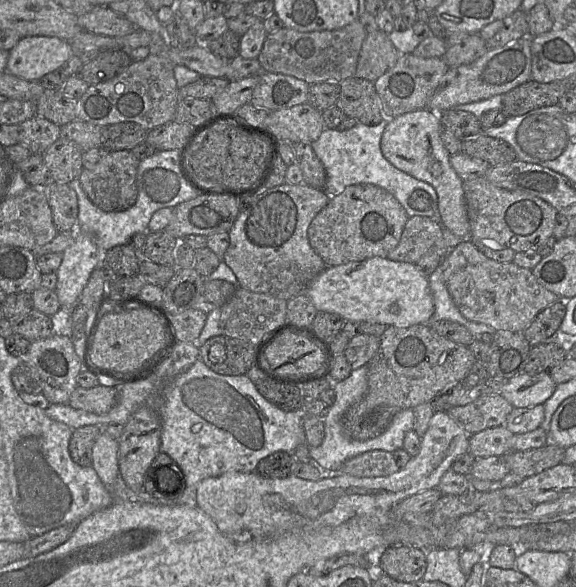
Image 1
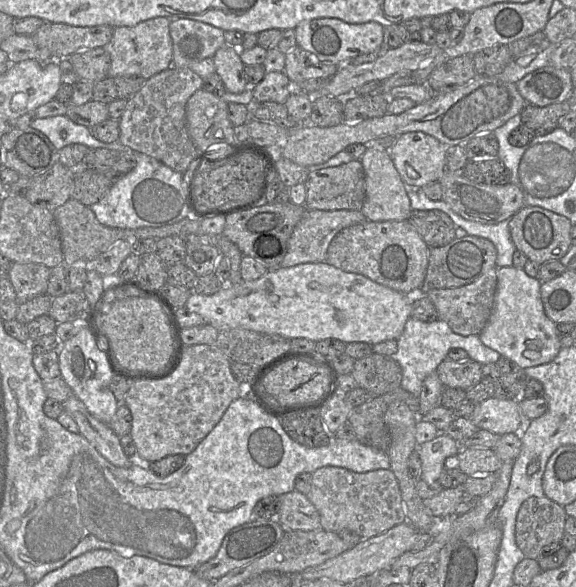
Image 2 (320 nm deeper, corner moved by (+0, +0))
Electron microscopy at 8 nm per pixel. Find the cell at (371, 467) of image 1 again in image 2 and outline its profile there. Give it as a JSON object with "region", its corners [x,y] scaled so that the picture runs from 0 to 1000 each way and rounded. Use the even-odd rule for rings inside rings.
{"region":[[[559,796],[542,806],[542,825],[531,845],[554,874],[559,903],[568,906],[608,903],[639,918],[707,888],[693,823],[679,799],[618,806],[590,796]]]}

